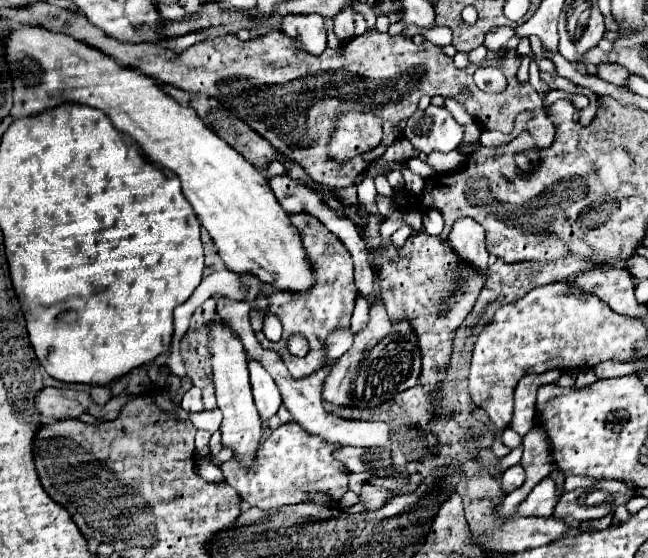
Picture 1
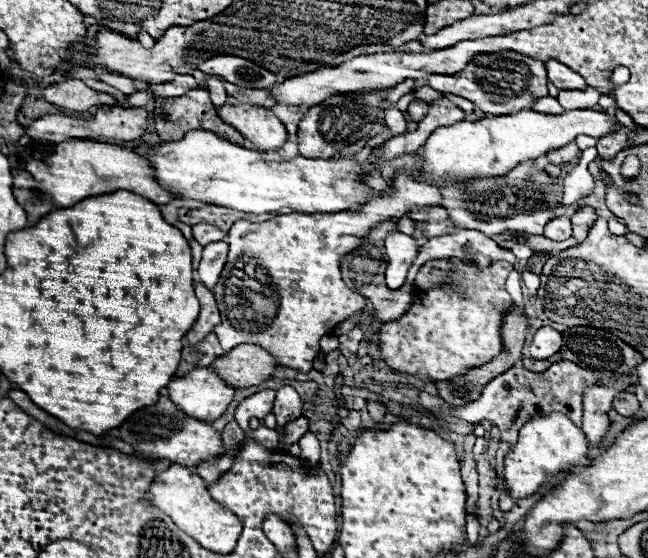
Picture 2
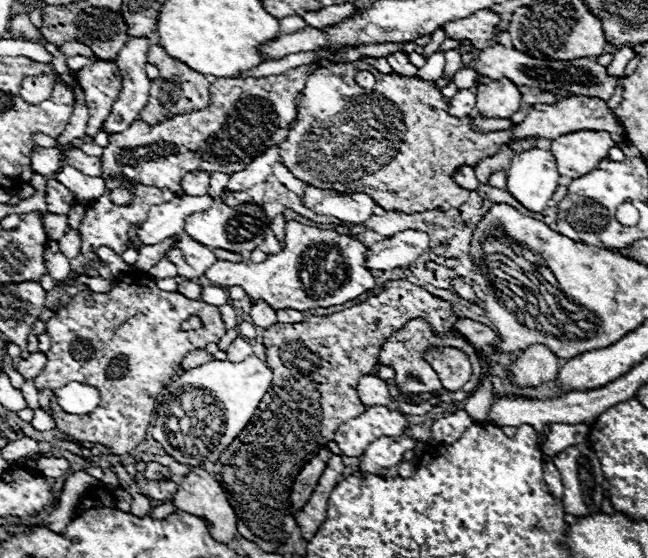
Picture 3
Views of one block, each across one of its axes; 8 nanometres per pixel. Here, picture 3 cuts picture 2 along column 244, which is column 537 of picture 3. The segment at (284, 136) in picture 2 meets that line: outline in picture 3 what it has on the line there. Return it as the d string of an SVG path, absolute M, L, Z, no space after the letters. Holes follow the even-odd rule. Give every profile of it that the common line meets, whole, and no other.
M570 96L564 98L558 104L538 104L532 106L532 110L528 112L528 116L512 128L512 140L526 140L526 138L548 138L548 140L556 140L562 134L568 132L578 132L578 130L606 130L612 134L614 142L624 142L624 128L618 124L616 116L610 114L608 106L604 100L600 98L590 98L590 96Z

